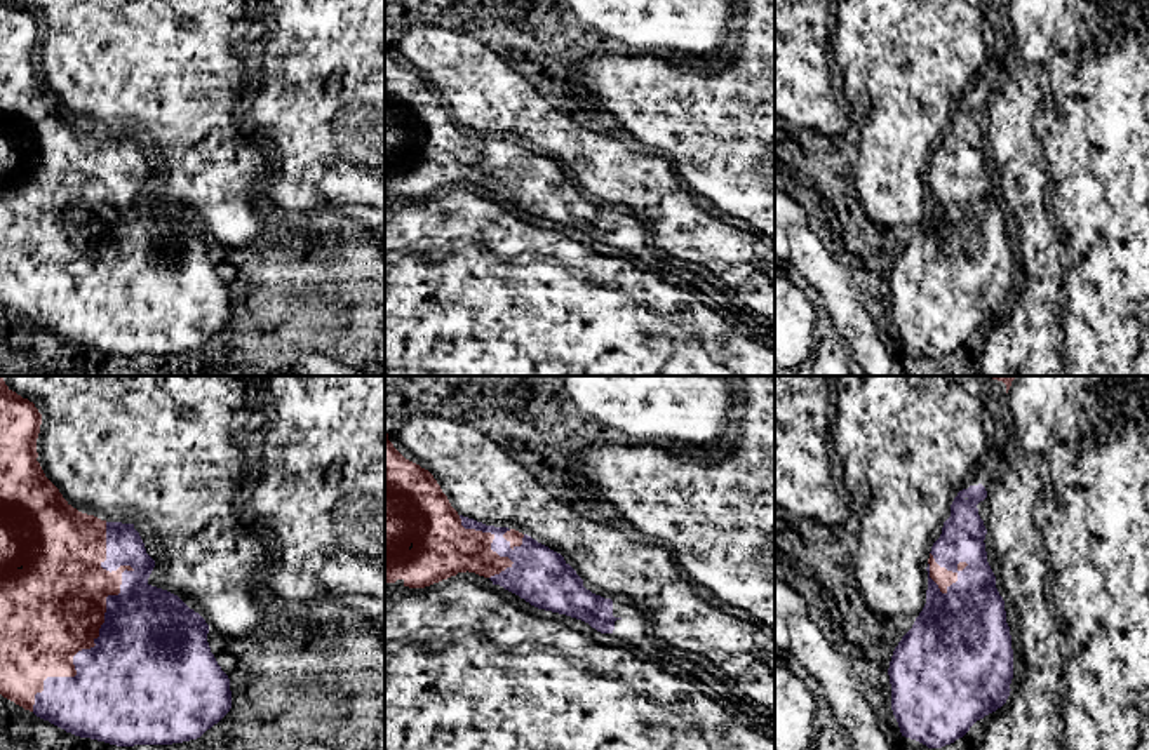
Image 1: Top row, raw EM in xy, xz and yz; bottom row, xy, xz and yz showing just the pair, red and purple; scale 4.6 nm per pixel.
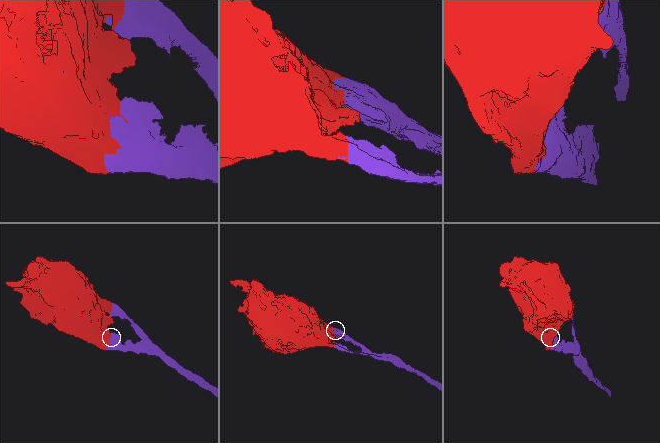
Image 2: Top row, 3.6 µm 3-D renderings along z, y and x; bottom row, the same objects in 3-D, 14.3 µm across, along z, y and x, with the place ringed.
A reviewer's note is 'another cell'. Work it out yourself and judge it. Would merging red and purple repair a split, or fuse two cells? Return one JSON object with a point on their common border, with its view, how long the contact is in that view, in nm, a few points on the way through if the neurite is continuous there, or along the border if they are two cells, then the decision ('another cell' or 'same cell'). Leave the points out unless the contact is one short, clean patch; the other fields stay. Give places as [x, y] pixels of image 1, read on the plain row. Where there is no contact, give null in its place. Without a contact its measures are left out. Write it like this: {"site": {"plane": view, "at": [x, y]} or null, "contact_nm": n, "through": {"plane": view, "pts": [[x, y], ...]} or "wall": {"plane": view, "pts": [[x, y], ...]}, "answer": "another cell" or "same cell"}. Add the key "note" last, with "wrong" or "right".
{"site": {"plane": "xy", "at": [103, 230]}, "contact_nm": 950, "answer": "same cell", "note": "wrong"}

